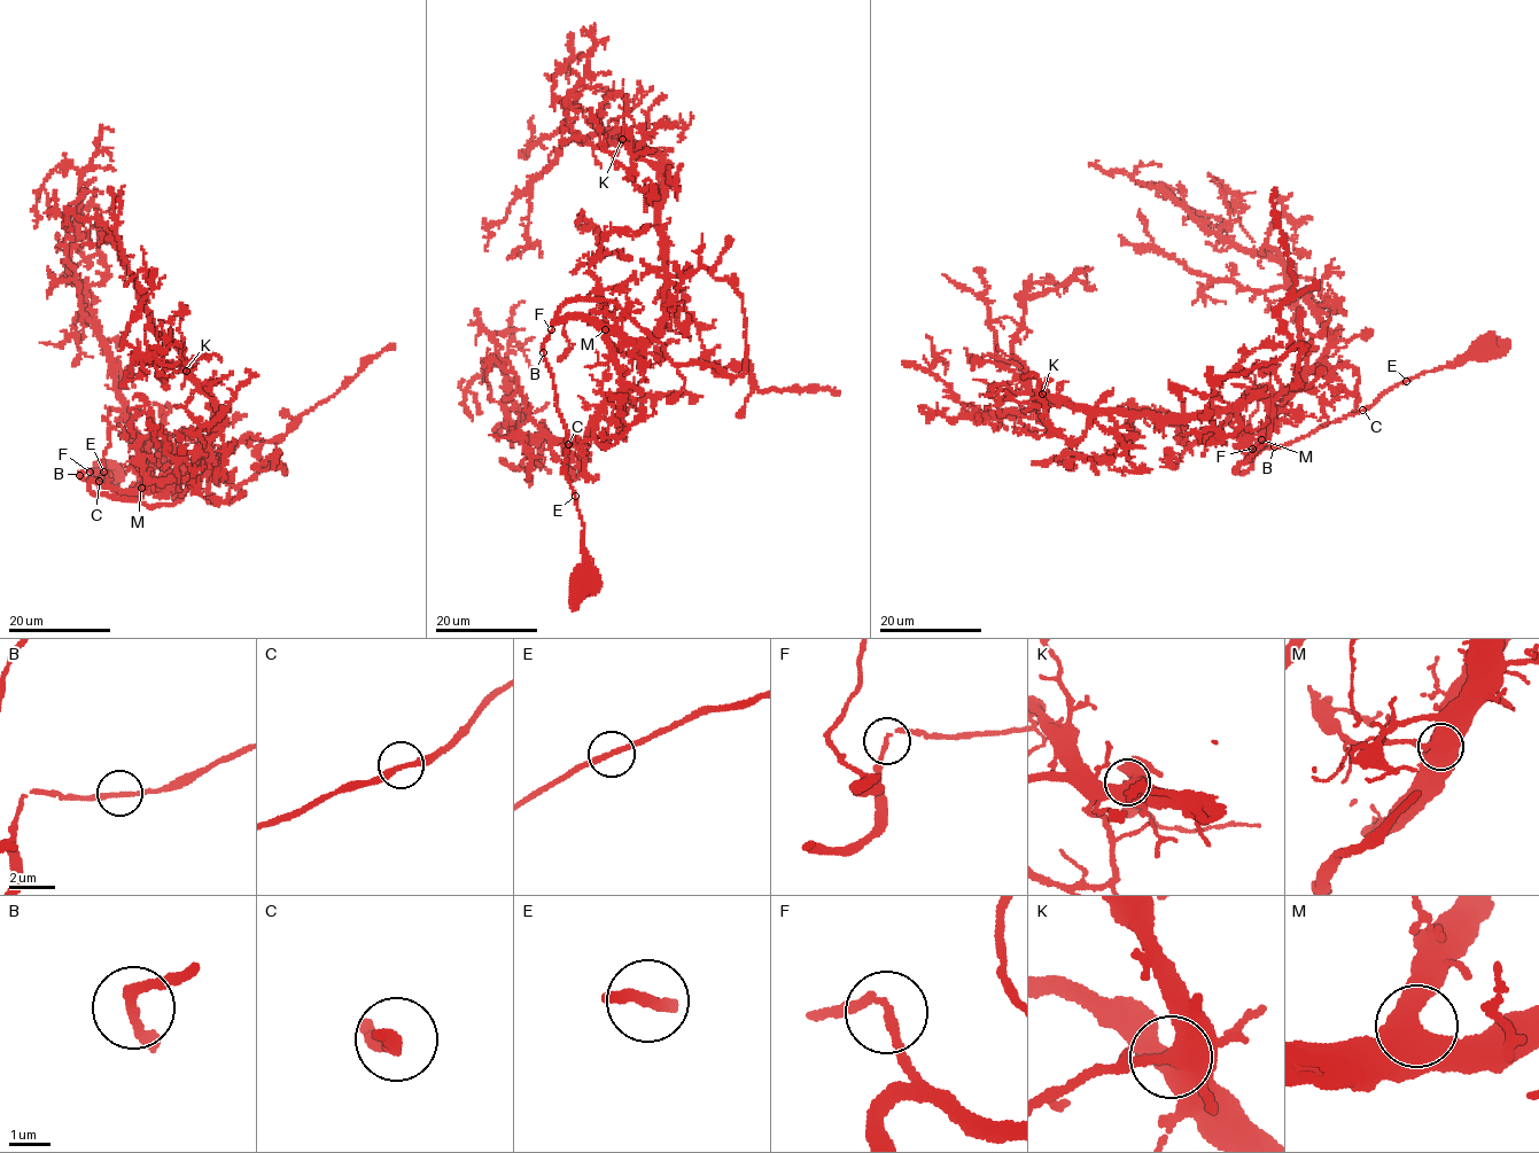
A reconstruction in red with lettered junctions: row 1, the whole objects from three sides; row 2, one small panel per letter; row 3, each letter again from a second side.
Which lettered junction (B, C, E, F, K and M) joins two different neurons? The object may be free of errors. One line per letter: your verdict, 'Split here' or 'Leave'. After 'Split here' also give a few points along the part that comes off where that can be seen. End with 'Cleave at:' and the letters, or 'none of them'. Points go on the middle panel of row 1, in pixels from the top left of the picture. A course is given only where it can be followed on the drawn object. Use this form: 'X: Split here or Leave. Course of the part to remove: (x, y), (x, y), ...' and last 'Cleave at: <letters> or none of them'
B: Leave
C: Leave
E: Leave
F: Leave
K: Leave
M: Leave
Cleave at: none of them

